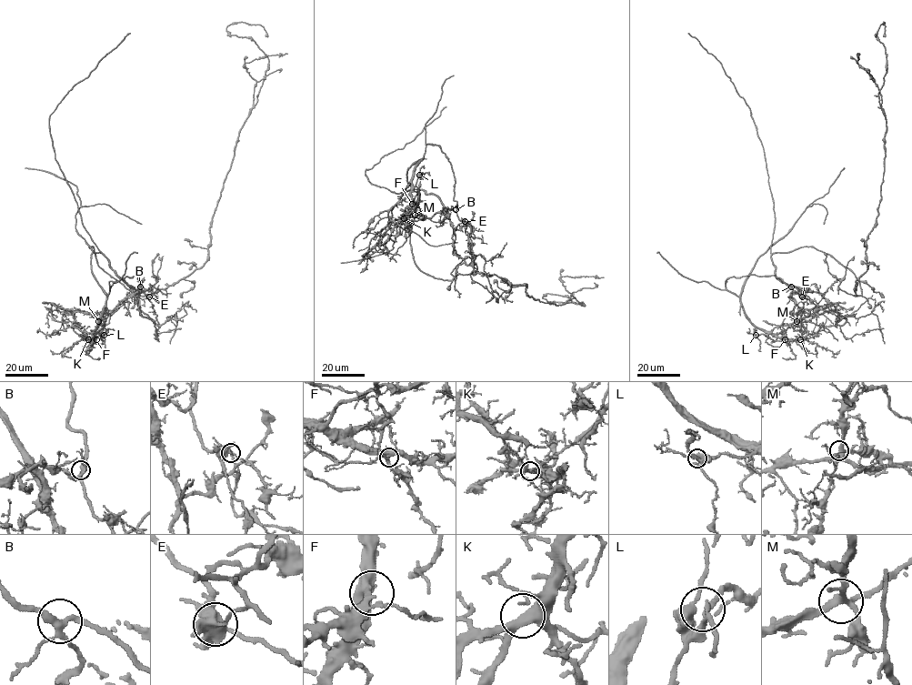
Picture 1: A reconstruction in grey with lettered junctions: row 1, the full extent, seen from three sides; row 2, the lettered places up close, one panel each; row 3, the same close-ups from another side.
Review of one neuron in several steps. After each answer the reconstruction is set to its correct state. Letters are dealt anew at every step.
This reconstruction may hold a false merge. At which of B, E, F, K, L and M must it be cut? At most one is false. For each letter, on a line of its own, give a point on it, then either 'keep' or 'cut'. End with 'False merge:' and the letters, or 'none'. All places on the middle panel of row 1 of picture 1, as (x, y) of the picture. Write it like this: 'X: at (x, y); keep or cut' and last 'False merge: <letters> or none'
B: at (456, 209); keep
E: at (465, 221); cut
F: at (412, 204); keep
K: at (404, 218); keep
L: at (419, 175); keep
M: at (415, 215); keep
False merge: E

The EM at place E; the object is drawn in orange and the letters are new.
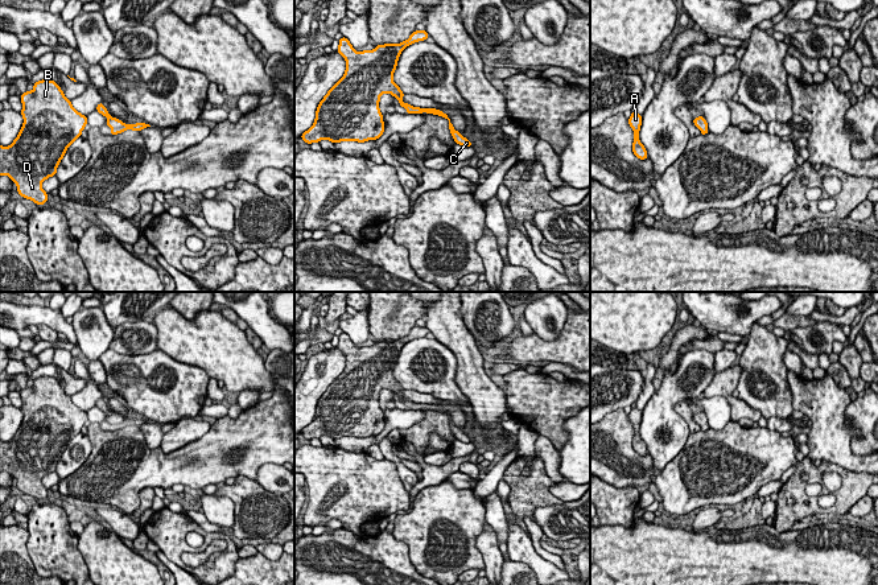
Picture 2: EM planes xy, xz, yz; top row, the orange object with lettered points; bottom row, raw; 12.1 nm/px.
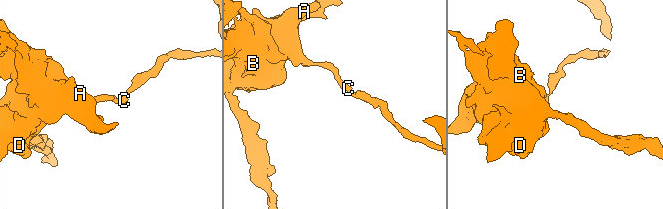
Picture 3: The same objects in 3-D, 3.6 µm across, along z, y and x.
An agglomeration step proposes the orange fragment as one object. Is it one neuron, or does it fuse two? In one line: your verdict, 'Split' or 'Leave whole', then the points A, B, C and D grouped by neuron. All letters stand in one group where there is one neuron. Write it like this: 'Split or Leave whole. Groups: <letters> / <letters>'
Split. Groups: A B D / C

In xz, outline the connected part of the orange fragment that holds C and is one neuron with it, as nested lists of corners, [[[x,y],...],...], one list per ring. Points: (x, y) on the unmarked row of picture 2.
[[[420,403],[407,405],[407,409],[422,409],[422,408],[433,409],[433,411],[438,411],[438,412],[445,413],[449,417],[449,425],[450,425],[450,429],[452,429],[456,440],[459,440],[459,441],[466,442],[466,444],[471,442],[471,437],[467,436],[466,433],[463,433],[458,427],[454,425],[450,413],[445,408],[436,405],[436,404],[420,404]]]

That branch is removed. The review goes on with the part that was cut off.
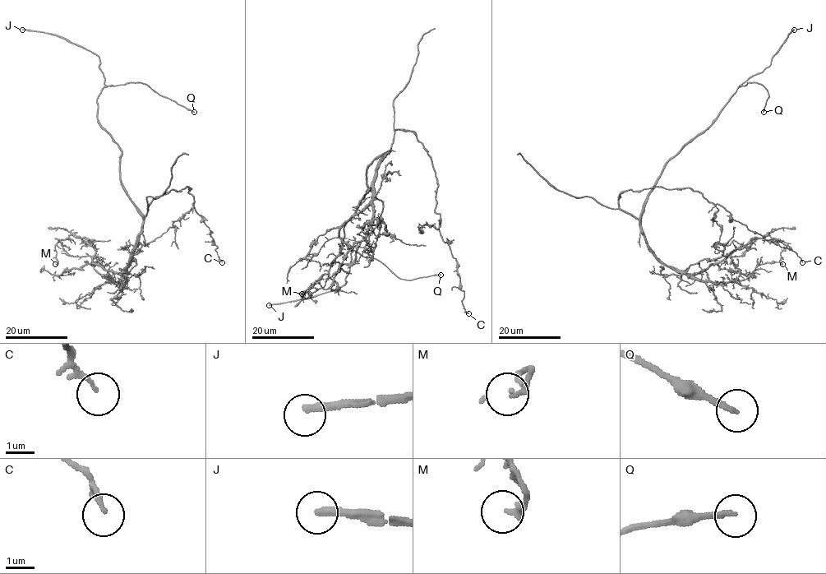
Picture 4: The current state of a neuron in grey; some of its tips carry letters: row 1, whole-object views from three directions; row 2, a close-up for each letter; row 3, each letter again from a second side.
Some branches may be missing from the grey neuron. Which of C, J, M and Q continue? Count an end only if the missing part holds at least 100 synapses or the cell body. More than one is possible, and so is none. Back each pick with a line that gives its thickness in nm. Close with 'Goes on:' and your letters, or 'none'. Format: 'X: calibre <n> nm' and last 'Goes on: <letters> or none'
J: calibre 280 nm
Goes on: J

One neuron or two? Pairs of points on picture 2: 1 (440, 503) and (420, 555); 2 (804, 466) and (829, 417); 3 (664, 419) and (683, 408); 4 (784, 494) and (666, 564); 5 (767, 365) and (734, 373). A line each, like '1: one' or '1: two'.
1: one
2: two
3: two
4: two
5: two

